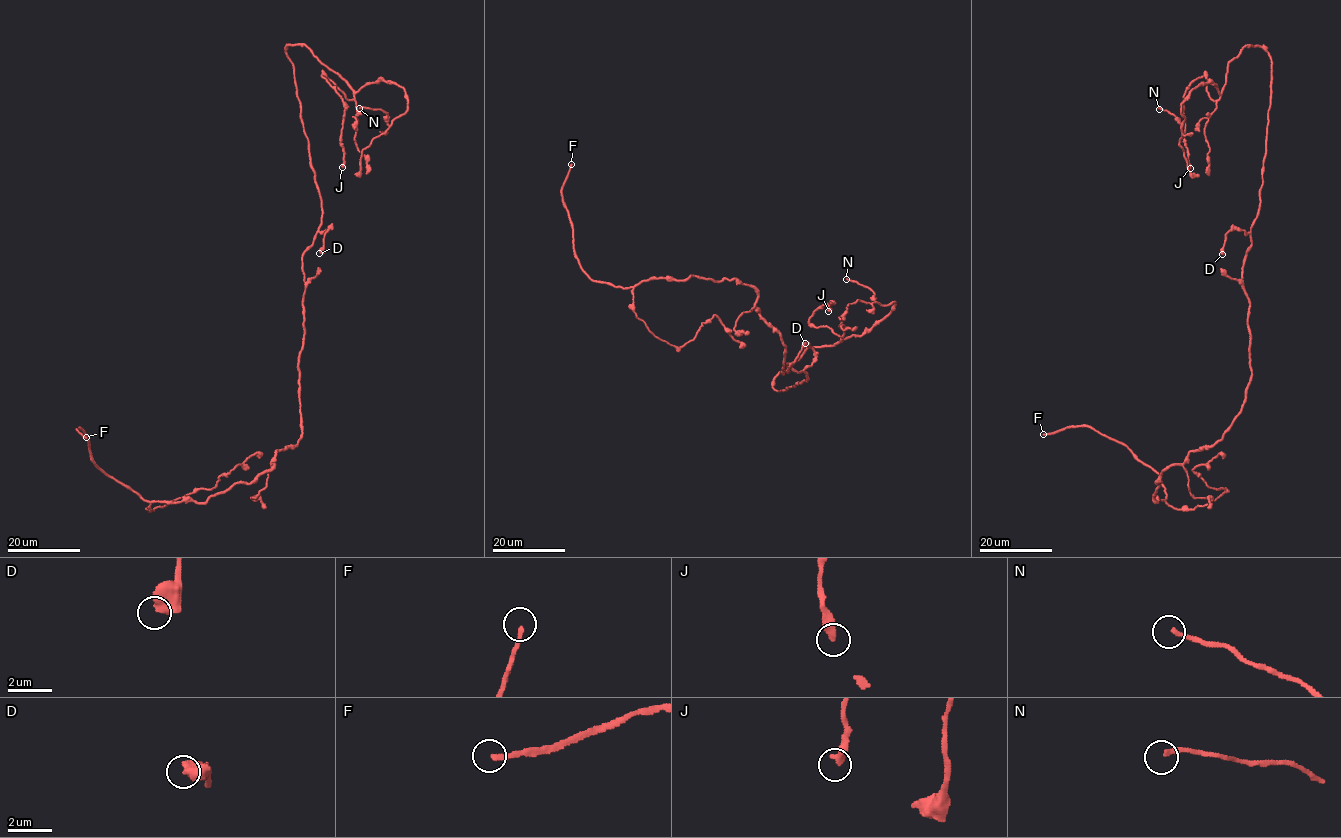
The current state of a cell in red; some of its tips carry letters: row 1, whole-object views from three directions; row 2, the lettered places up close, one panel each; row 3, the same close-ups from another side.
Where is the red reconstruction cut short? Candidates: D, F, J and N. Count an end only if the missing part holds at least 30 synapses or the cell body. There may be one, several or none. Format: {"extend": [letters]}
{"extend": ["F"]}

